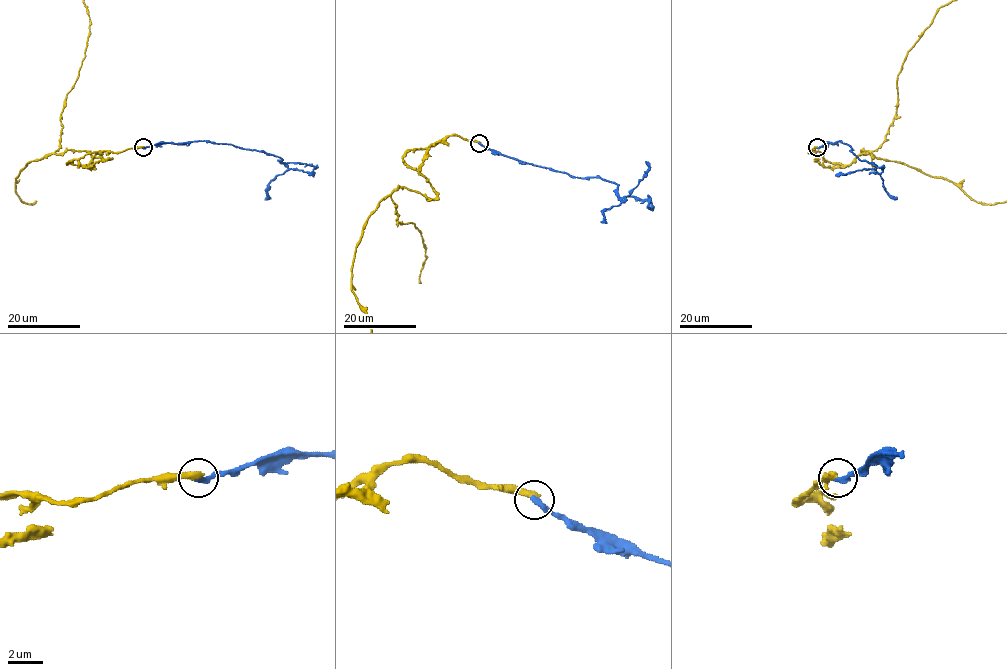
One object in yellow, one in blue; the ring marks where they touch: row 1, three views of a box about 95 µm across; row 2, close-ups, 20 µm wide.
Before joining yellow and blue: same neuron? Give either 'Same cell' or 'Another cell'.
Another cell

